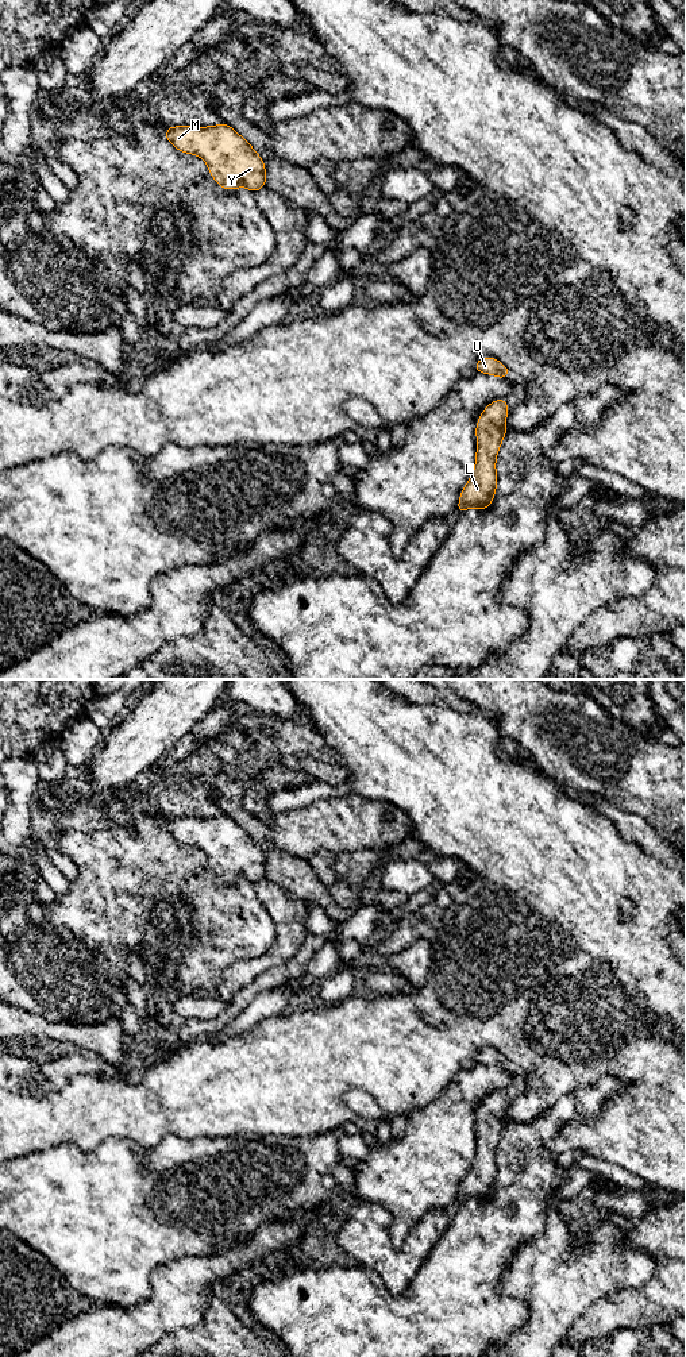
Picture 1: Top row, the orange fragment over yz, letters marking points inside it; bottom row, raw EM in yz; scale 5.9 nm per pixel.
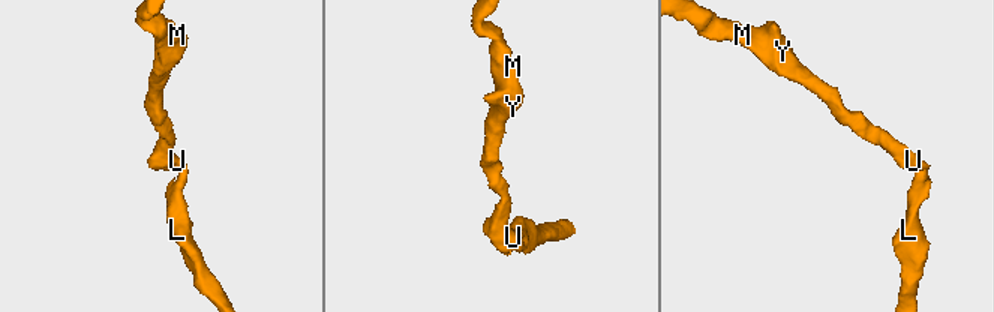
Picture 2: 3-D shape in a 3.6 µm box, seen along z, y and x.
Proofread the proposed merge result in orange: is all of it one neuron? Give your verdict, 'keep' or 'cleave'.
keep

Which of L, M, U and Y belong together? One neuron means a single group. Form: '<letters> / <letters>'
L M U Y

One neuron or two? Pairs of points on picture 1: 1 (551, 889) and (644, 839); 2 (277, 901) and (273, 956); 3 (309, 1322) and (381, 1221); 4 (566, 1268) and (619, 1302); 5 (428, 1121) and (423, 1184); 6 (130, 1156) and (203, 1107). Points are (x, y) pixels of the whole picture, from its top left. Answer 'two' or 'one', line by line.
1: two
2: one
3: two
4: two
5: one
6: two

